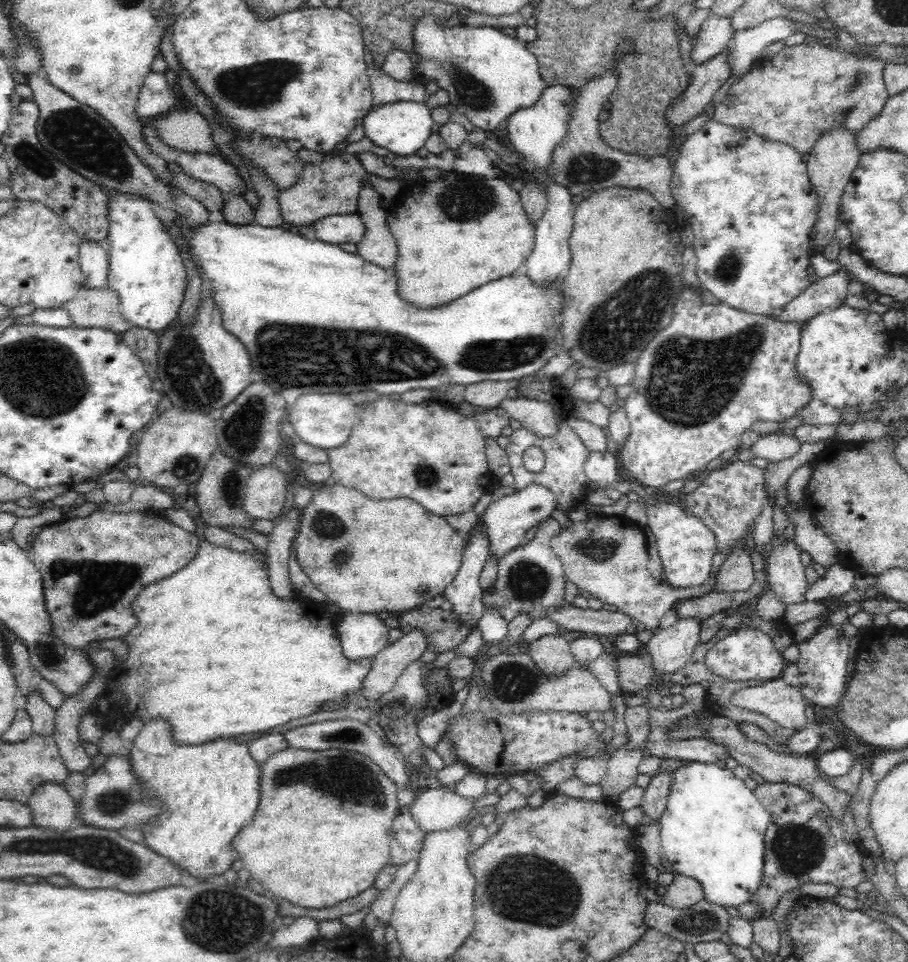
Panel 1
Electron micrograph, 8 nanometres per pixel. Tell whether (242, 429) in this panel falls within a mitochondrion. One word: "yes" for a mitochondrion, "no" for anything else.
yes

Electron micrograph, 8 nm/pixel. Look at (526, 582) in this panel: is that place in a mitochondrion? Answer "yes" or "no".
yes

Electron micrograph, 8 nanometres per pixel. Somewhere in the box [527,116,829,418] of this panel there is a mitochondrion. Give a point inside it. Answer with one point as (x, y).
(626, 319)

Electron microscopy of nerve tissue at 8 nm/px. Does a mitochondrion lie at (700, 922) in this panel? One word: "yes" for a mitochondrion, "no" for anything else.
yes

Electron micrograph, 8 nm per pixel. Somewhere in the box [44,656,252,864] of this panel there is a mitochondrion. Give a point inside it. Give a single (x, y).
(111, 803)

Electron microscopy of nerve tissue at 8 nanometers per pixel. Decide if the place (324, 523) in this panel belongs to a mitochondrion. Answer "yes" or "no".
yes

